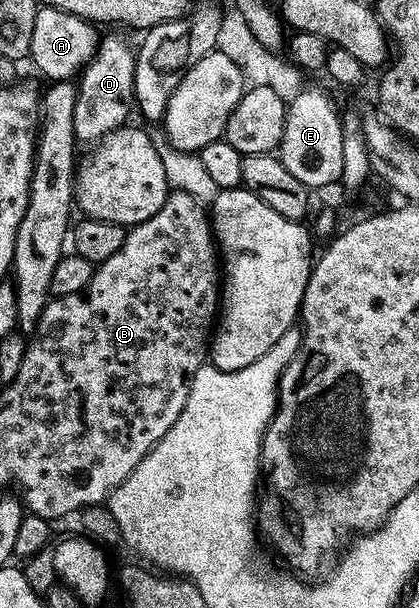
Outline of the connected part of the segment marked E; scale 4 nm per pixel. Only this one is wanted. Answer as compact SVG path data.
M303 87L292 102L287 103L285 131L277 150L285 168L308 190L316 191L322 185L331 185L342 175L342 123L341 113L335 110L331 97L323 89Z

